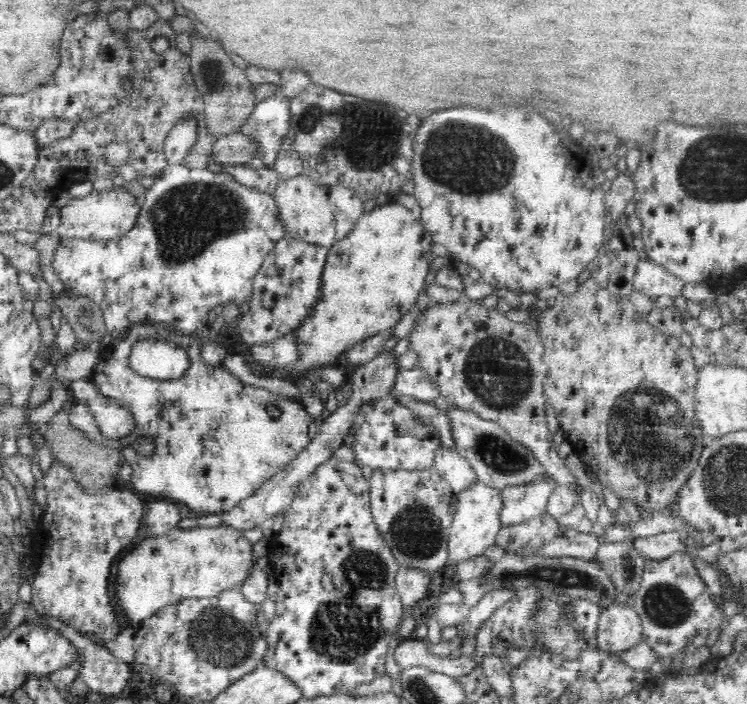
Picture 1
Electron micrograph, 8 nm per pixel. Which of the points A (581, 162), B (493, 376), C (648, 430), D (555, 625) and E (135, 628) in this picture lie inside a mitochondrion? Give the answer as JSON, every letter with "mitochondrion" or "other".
{"A":"other","B":"mitochondrion","C":"mitochondrion","D":"mitochondrion","E":"other"}

